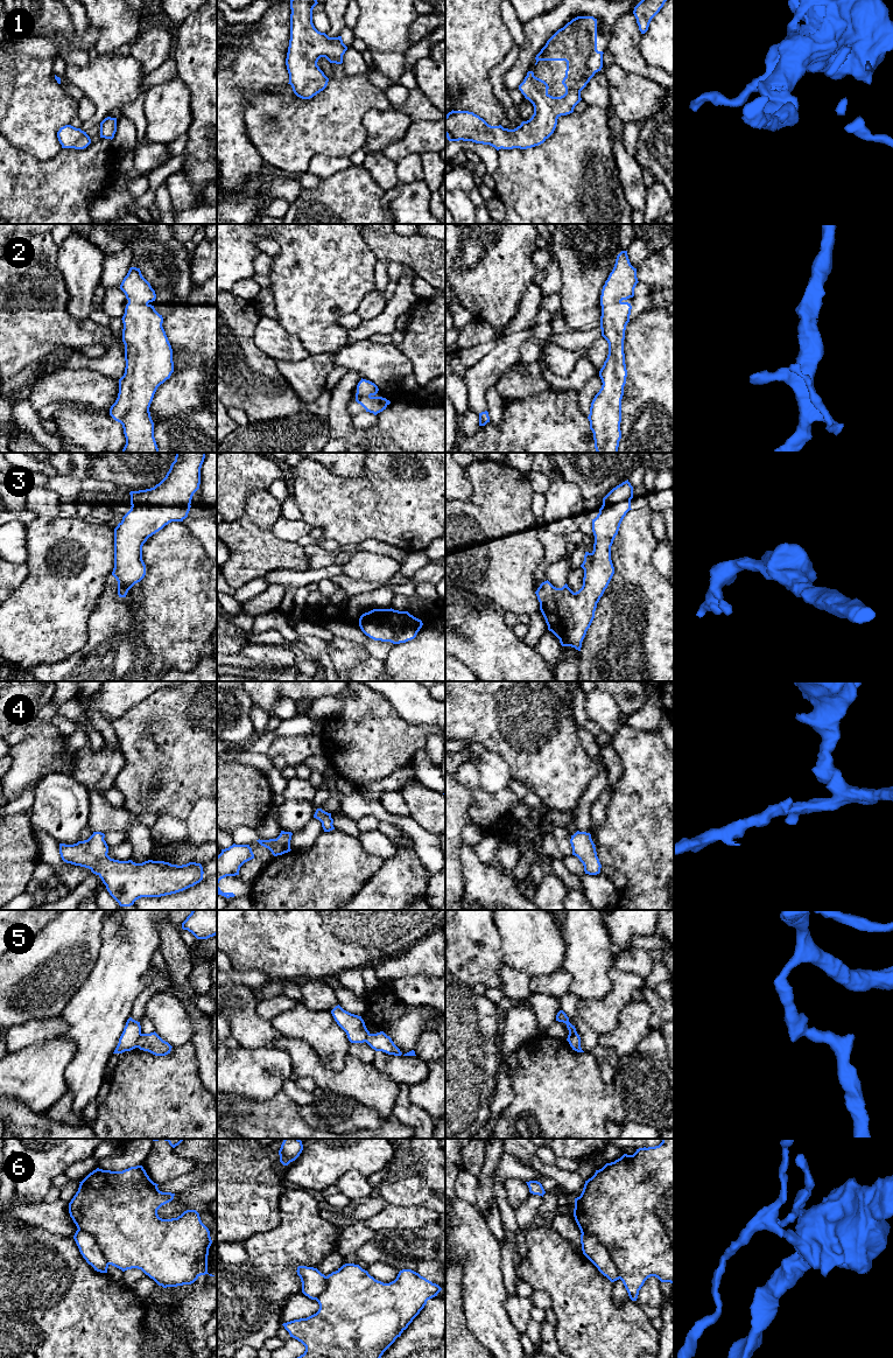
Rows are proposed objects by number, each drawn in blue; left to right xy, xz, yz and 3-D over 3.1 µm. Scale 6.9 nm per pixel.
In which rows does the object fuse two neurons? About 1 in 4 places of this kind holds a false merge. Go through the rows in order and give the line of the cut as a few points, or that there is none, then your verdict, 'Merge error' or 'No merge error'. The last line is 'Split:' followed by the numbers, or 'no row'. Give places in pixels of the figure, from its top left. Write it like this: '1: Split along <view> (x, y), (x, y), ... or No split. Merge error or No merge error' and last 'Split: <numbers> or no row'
1: No split. No merge error
2: No split. No merge error
3: No split. No merge error
4: No split. No merge error
5: Split along xy (141, 1034), (136, 1047). Merge error
6: Split along yz (582, 1232), (593, 1234), (605, 1246), (620, 1278). Merge error
Split: 5, 6

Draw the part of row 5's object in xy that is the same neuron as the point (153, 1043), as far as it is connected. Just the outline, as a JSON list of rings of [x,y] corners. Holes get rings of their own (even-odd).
[[[154,1031],[150,1034],[141,1034],[138,1040],[138,1048],[155,1056],[166,1056],[170,1054],[173,1046]]]

